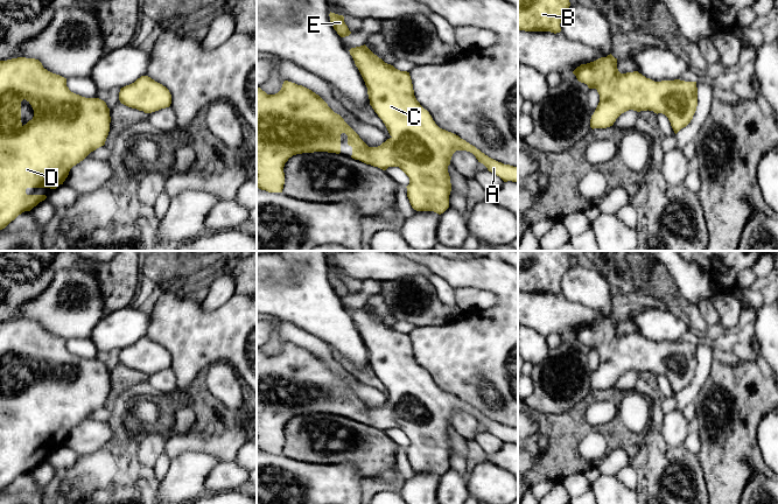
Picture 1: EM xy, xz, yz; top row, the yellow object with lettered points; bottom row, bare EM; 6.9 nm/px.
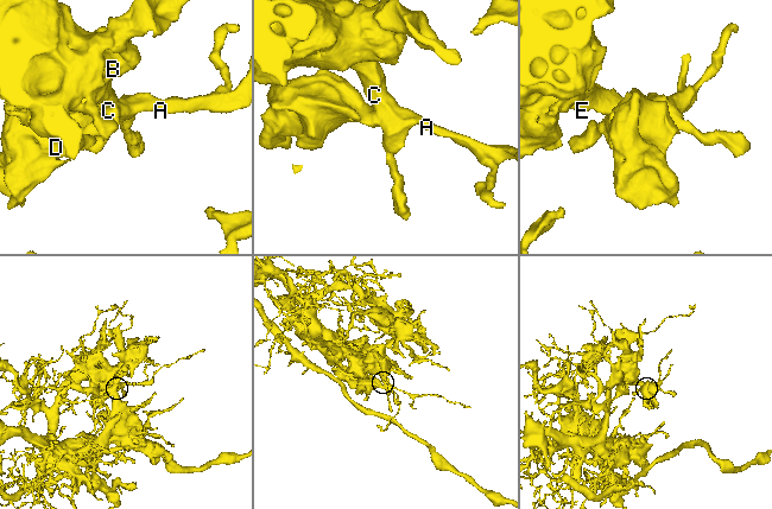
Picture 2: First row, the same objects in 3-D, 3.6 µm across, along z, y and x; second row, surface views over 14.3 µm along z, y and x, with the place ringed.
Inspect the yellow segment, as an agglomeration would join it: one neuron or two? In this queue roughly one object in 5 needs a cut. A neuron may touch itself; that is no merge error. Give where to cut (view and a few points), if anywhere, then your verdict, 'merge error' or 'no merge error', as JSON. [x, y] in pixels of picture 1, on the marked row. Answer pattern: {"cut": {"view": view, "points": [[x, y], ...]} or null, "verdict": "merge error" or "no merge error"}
{"cut": null, "verdict": "no merge error"}

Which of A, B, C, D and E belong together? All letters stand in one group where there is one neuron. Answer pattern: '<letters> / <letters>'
A B C D E

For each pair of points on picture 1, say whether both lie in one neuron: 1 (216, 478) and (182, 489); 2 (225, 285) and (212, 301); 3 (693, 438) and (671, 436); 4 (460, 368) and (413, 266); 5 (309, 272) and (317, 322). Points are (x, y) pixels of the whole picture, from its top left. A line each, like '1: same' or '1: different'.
1: different
2: same
3: different
4: different
5: same

